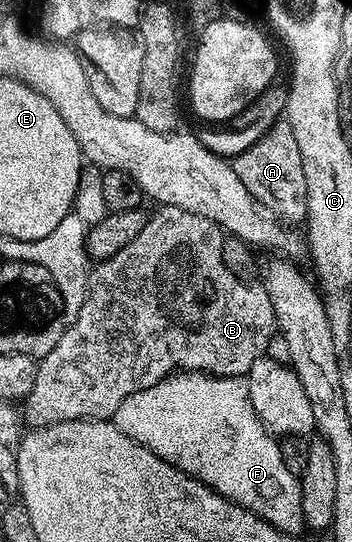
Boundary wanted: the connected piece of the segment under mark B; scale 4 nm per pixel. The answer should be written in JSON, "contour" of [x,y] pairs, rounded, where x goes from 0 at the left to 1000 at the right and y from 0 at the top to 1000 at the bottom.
{"contour":[[[463,378],[440,384],[443,391],[420,397],[420,406],[412,415],[403,417],[403,426],[384,437],[381,445],[372,445],[352,459],[344,459],[324,472],[310,478],[281,480],[259,494],[250,506],[250,539],[241,541],[241,559],[230,566],[230,574],[210,581],[210,587],[185,601],[176,622],[165,622],[165,637],[153,637],[153,644],[142,644],[142,651],[131,651],[125,661],[111,664],[102,679],[102,701],[97,703],[97,718],[80,727],[80,734],[63,751],[63,773],[82,782],[82,790],[99,792],[105,788],[139,788],[156,780],[173,780],[176,777],[210,777],[213,773],[304,773],[315,775],[327,768],[330,756],[347,747],[347,740],[358,740],[358,732],[369,732],[381,725],[392,725],[403,718],[426,718],[426,710],[449,710],[480,692],[503,685],[574,685],[597,692],[679,692],[685,696],[702,694],[705,683],[722,673],[727,662],[741,661],[753,653],[750,648],[761,640],[761,631],[770,629],[773,618],[787,616],[790,605],[784,600],[784,579],[778,577],[778,563],[767,559],[767,548],[761,546],[761,535],[747,530],[736,520],[719,518],[702,522],[688,518],[676,511],[665,511],[665,504],[653,504],[653,496],[642,496],[642,487],[631,482],[631,452],[636,450],[642,434],[631,424],[625,413],[614,411],[605,404],[588,404],[585,400],[563,400],[563,393],[528,393],[528,386],[506,386],[503,382],[469,382]]]}

